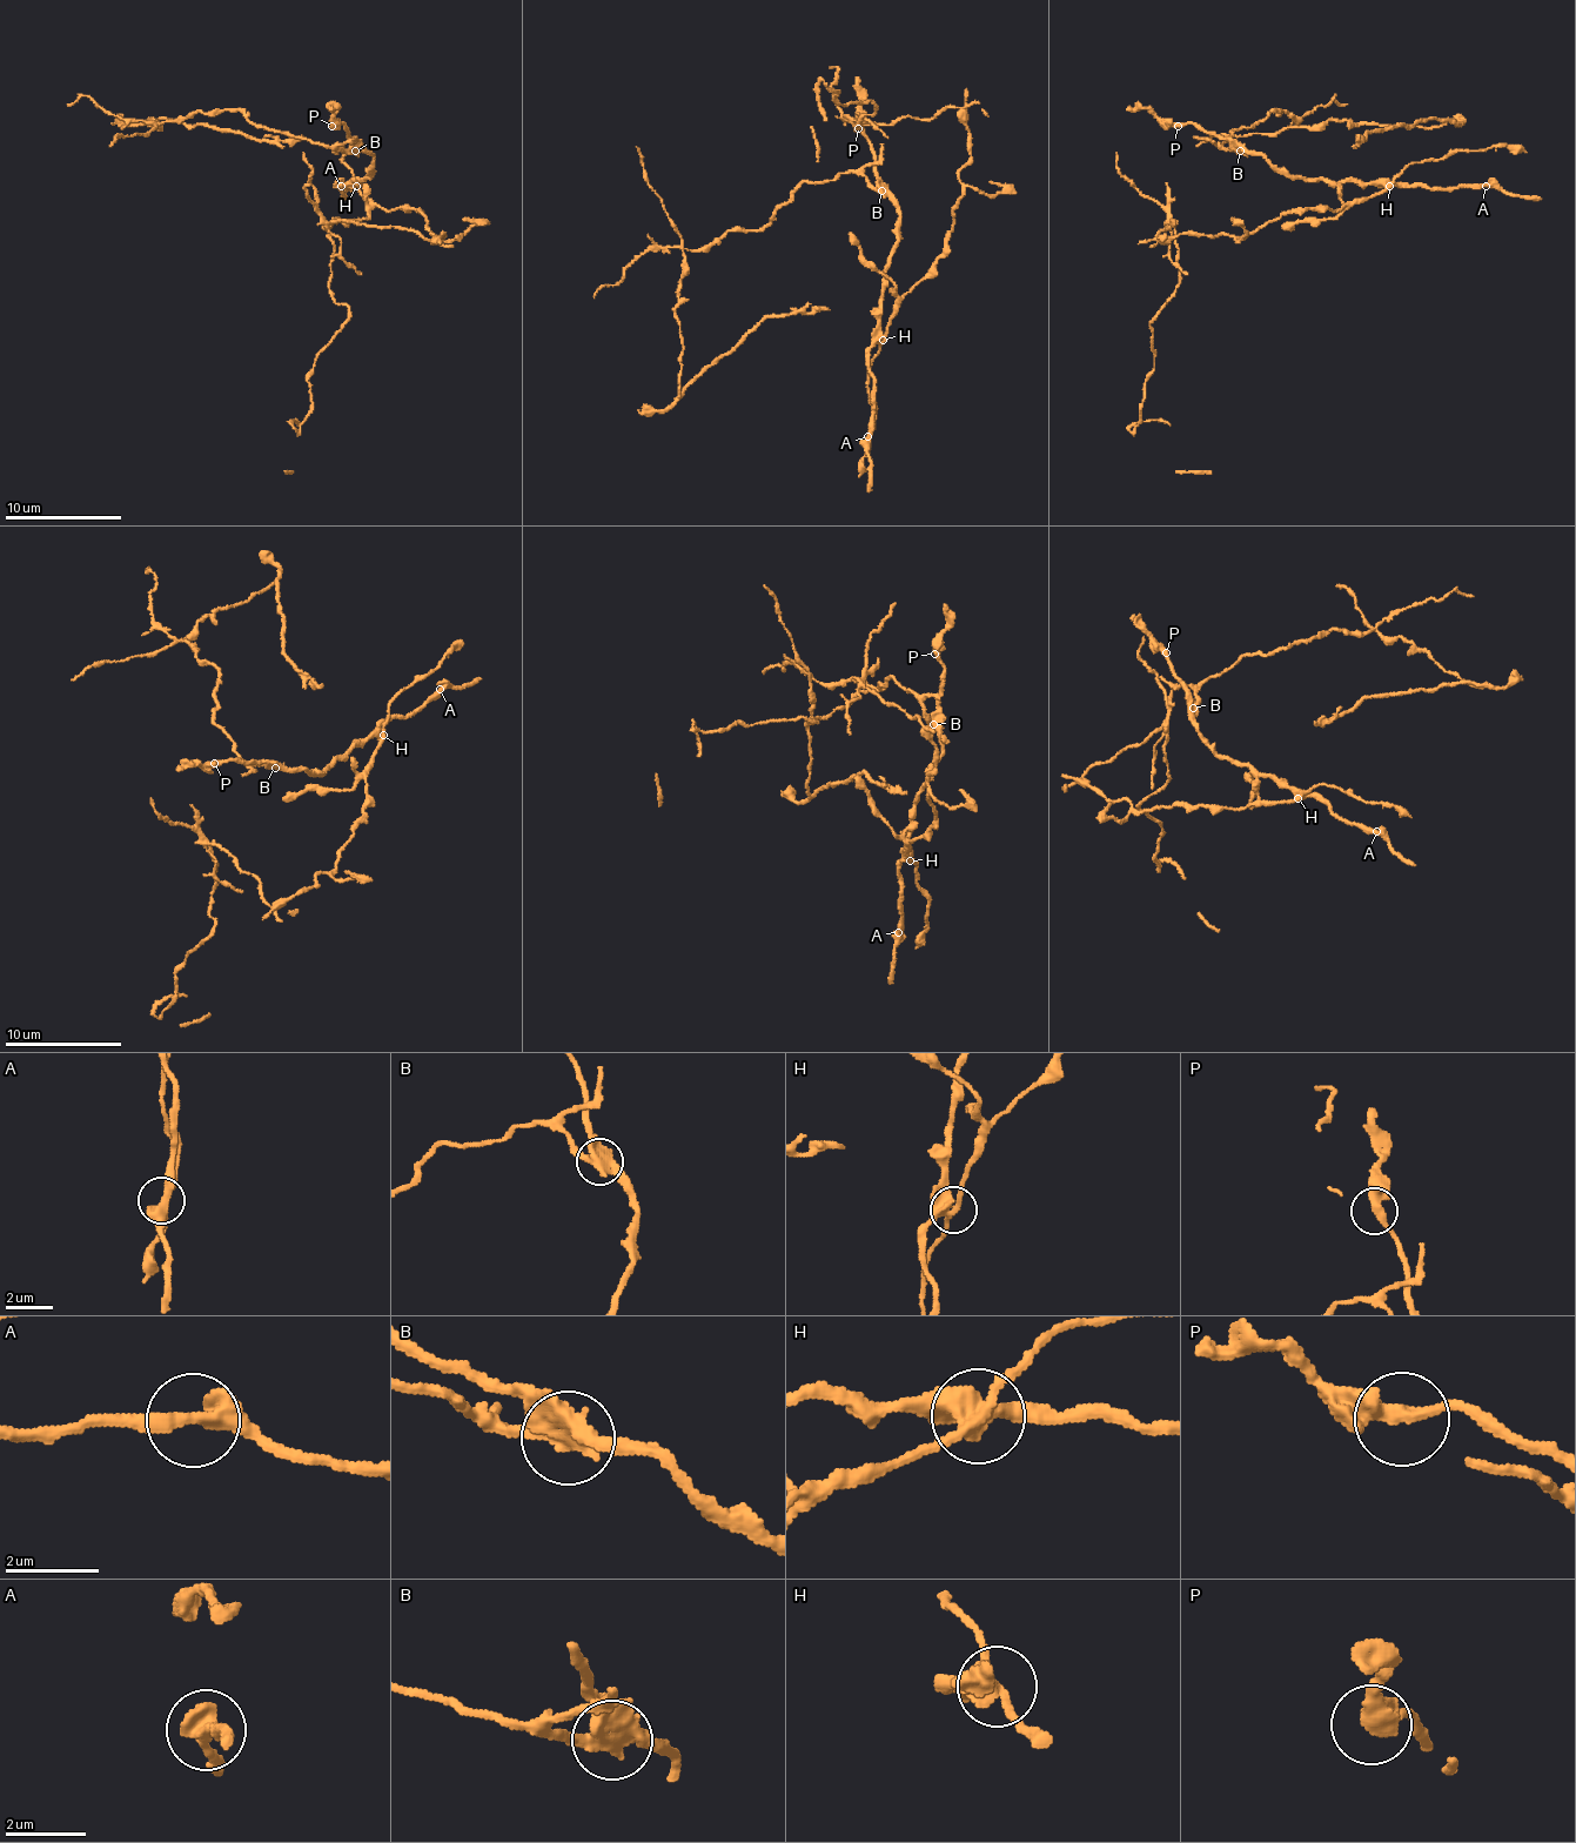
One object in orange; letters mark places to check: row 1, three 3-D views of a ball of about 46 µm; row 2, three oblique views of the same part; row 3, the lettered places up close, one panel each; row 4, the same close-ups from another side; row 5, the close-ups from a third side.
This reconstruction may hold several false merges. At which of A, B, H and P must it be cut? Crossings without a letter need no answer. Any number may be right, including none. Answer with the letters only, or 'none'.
B, H

